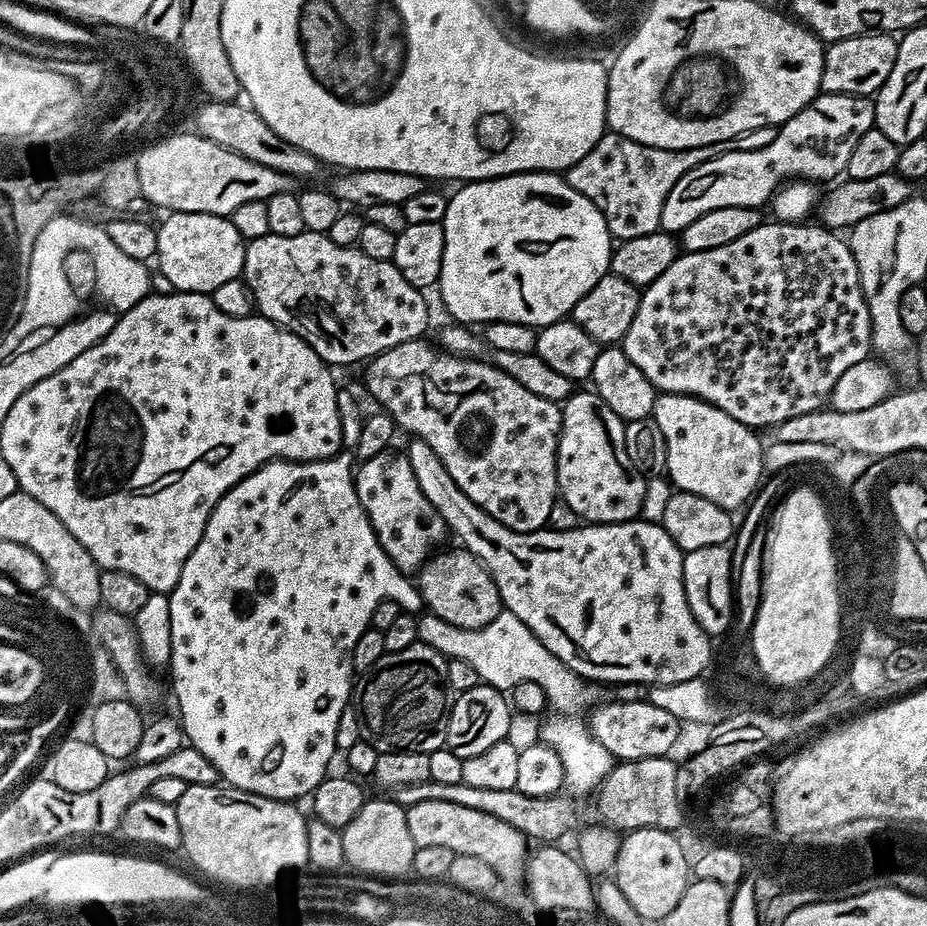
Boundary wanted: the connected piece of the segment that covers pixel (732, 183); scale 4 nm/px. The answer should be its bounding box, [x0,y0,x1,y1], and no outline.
[660,92,876,234]

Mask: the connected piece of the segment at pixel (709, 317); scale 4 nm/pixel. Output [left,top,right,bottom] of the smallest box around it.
[622,222,873,430]

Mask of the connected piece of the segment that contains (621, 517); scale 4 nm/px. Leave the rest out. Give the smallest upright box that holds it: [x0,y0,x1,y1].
[556,391,648,524]

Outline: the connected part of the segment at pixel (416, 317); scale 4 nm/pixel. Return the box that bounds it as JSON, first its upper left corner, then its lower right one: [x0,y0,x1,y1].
[242,231,428,366]

